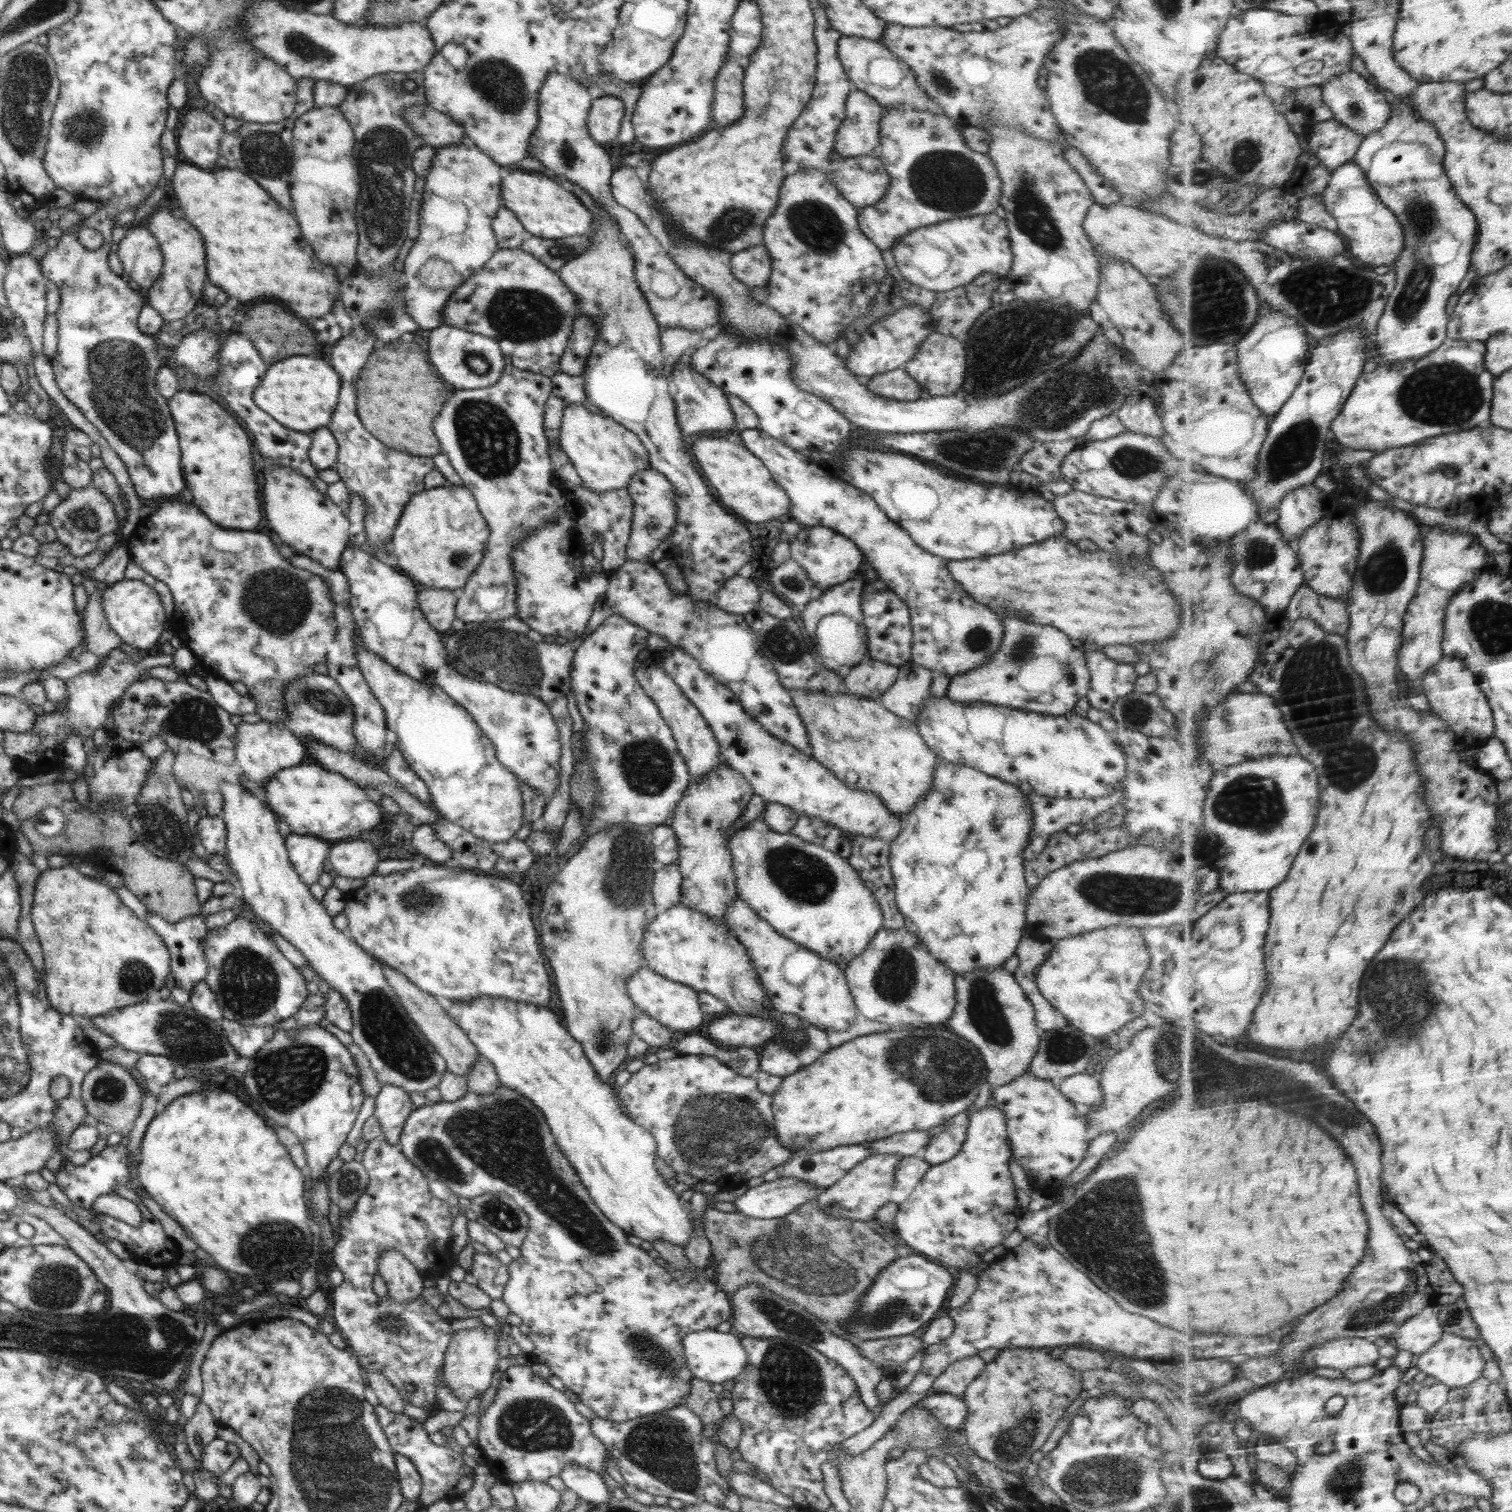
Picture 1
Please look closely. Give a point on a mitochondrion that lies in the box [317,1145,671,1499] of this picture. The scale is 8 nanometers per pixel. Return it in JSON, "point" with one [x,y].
{"point":[534,1425]}

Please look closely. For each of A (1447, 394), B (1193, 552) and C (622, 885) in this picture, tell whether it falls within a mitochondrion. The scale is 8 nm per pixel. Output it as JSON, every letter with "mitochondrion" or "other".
{"A":"mitochondrion","B":"other","C":"mitochondrion"}

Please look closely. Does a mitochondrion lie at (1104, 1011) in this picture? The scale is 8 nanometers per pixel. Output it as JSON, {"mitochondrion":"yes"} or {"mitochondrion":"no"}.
{"mitochondrion":"no"}

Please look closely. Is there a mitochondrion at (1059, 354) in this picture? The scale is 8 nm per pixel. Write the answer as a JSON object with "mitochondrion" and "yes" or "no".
{"mitochondrion":"yes"}

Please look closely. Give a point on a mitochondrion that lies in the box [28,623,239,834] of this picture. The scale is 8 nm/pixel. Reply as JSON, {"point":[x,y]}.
{"point":[198,721]}

